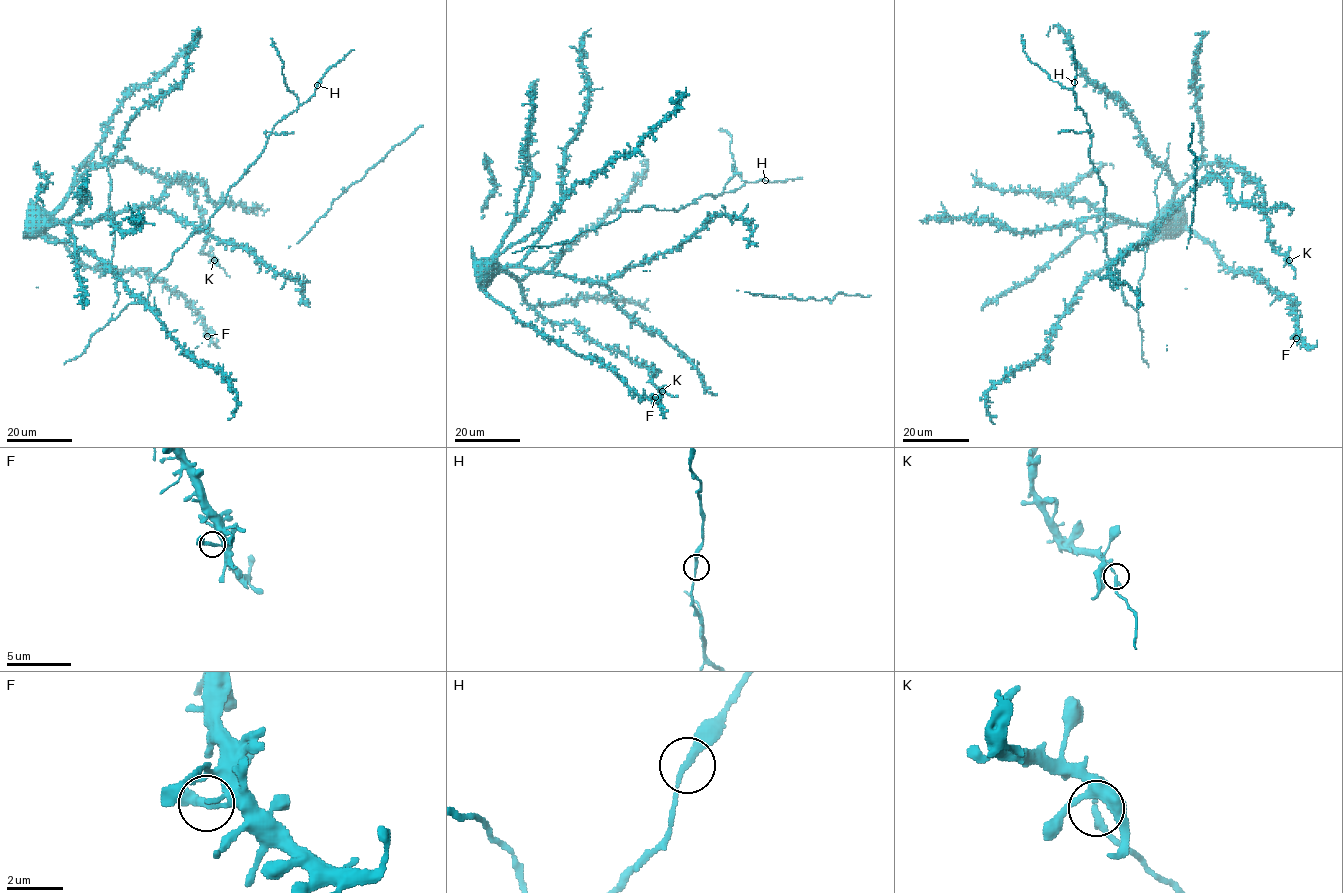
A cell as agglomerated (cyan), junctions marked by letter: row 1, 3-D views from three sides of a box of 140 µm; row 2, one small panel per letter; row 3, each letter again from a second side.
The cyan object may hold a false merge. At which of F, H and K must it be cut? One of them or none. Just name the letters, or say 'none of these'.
K

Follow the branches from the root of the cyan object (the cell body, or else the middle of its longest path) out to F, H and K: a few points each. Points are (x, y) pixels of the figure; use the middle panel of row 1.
F: (533, 271), (521, 279), (499, 272), (483, 289), (518, 319), (578, 355), (598, 358), (639, 395), (655, 397)
H: (533, 271), (554, 268), (560, 242), (622, 211), (678, 210), (765, 180)
K: (533, 271), (521, 282), (532, 307), (656, 370), (651, 381), (662, 391)

